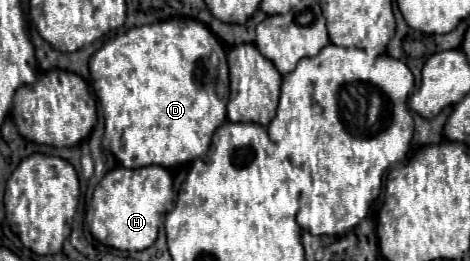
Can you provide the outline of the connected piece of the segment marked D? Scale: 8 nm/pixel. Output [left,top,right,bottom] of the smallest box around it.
[90,18,228,168]

